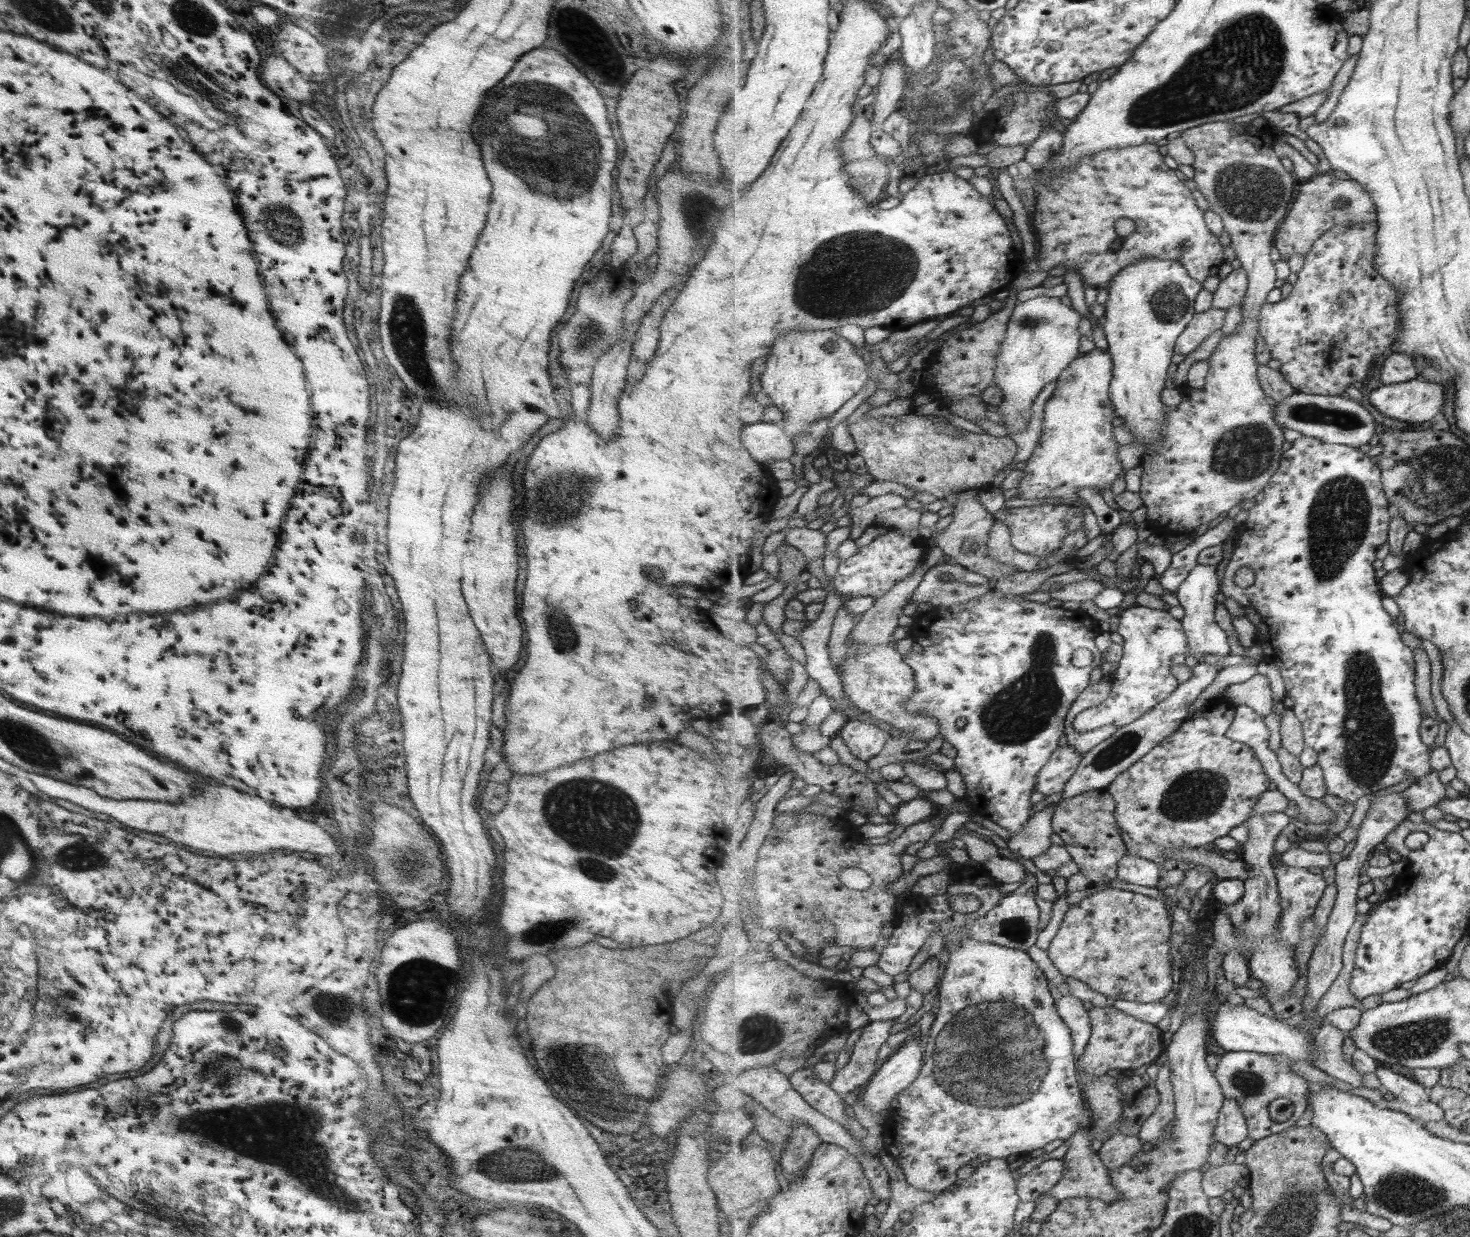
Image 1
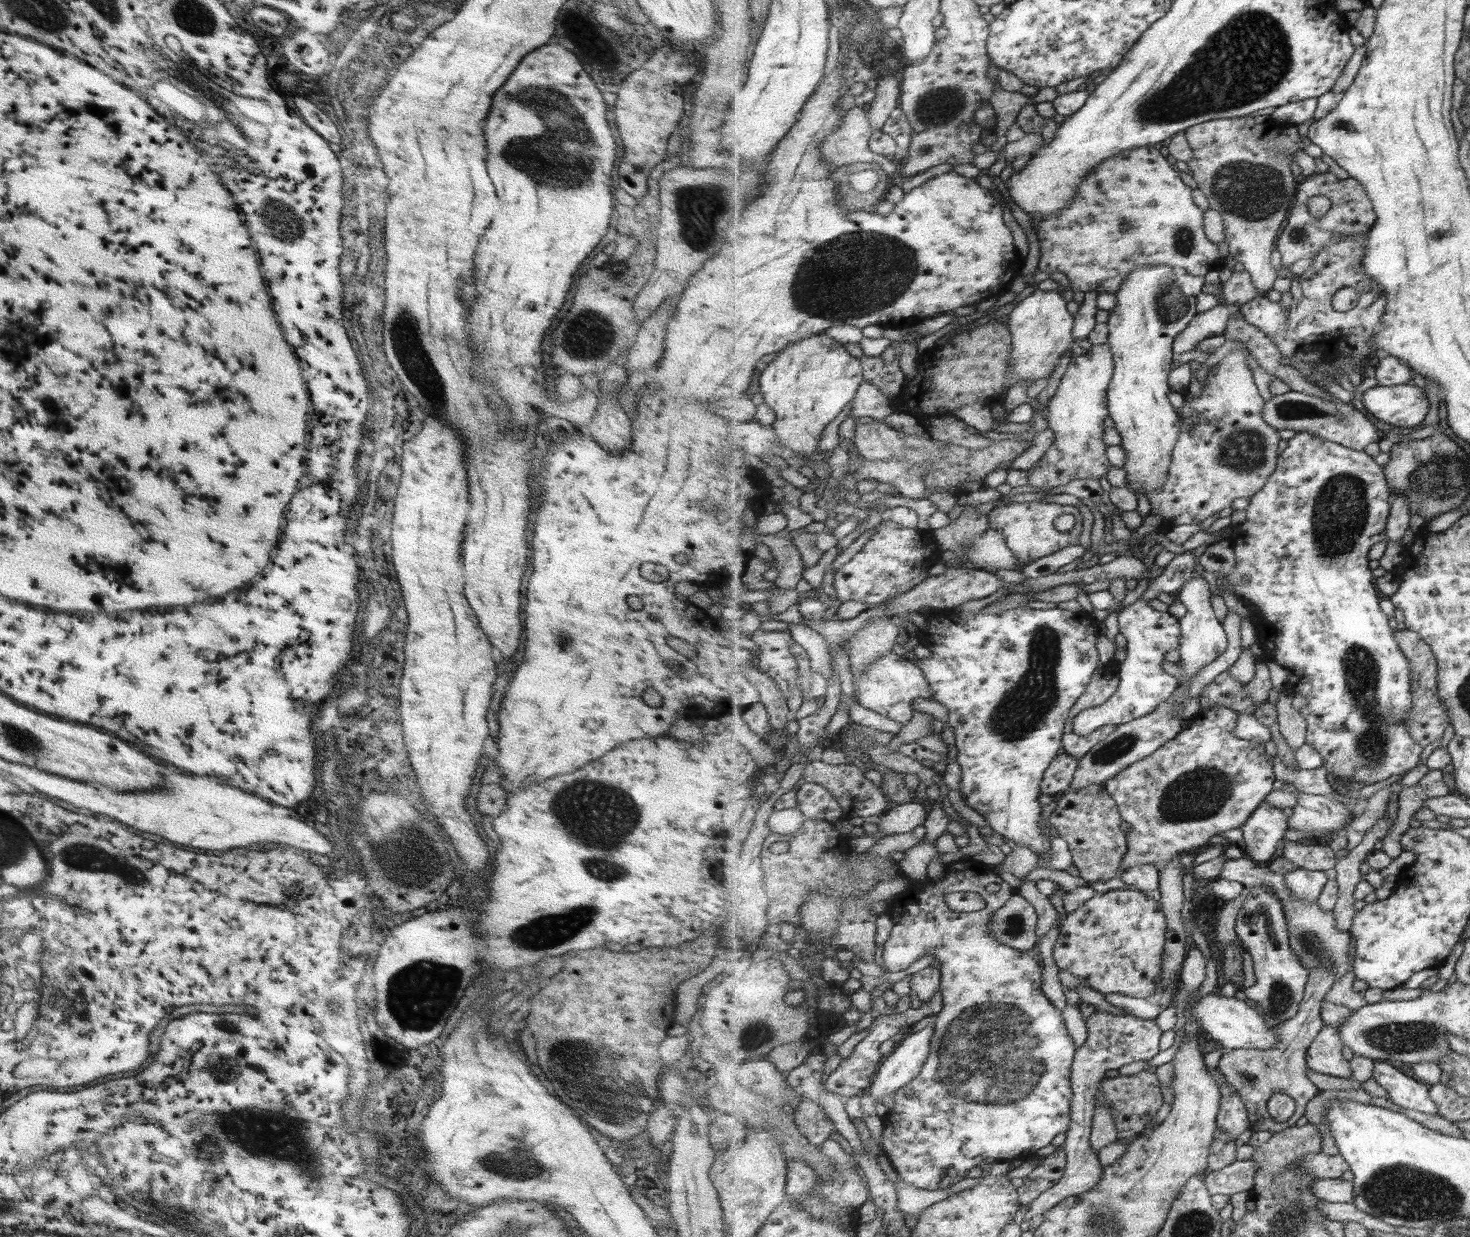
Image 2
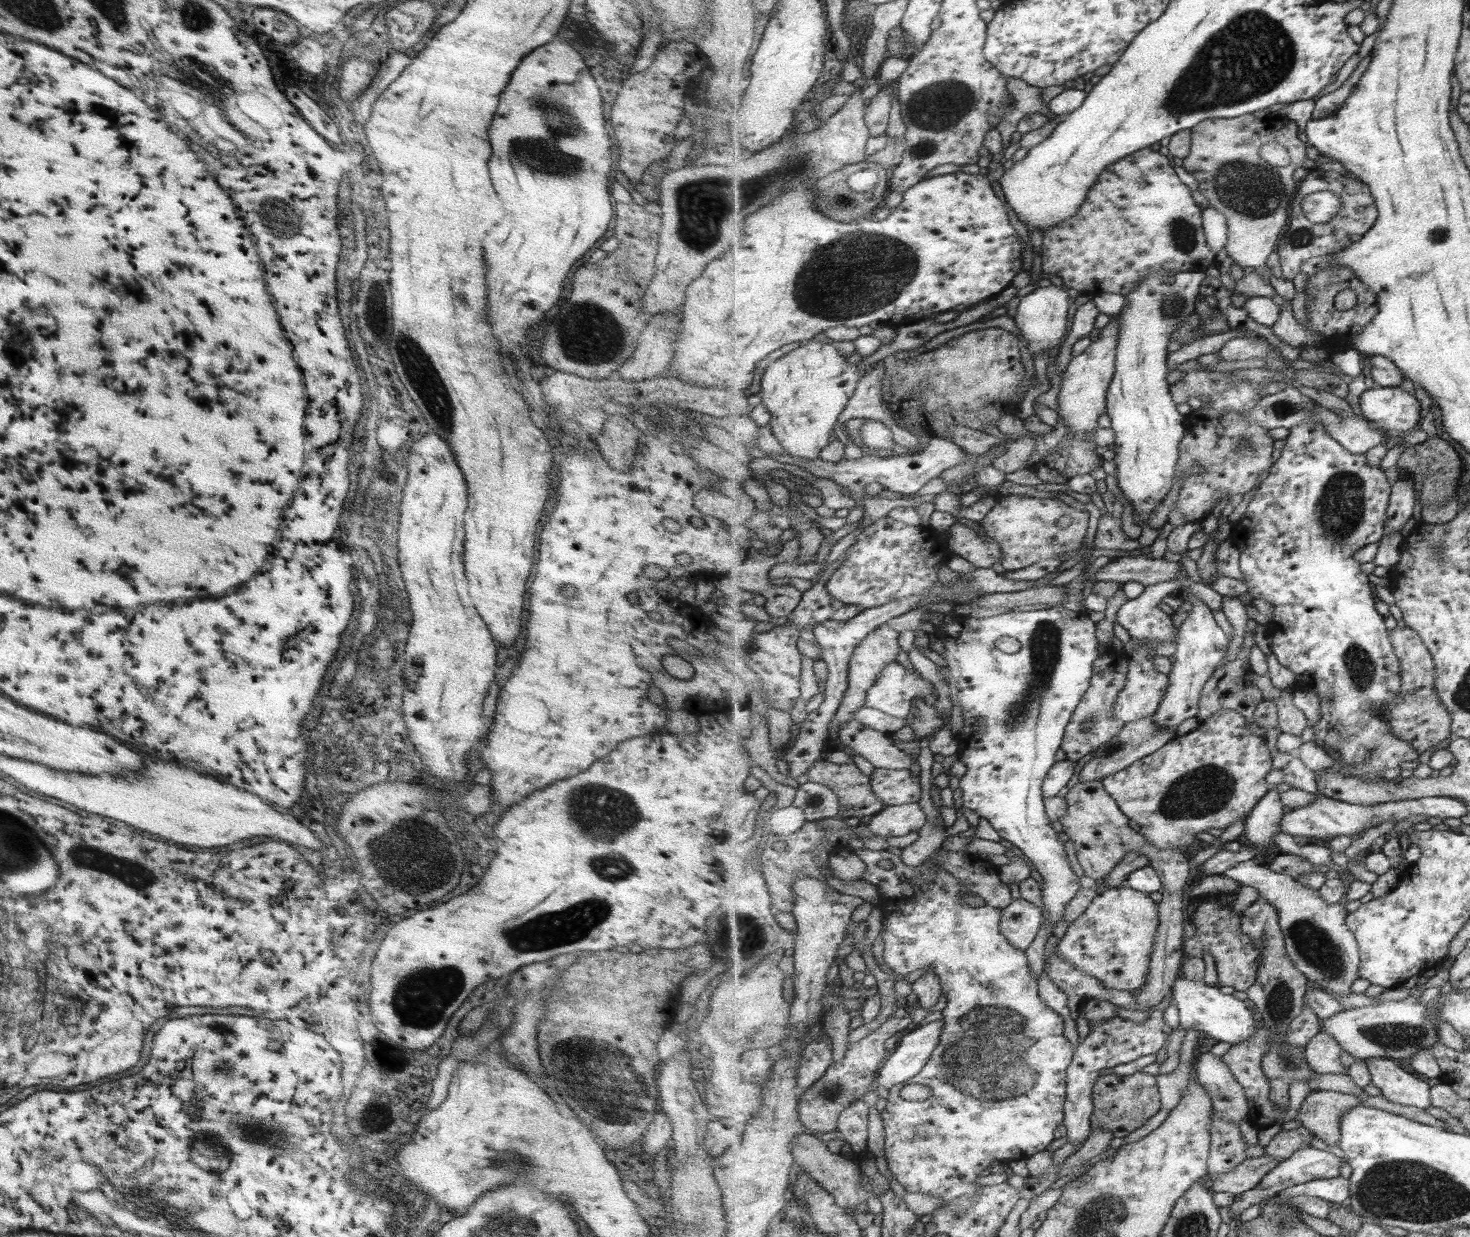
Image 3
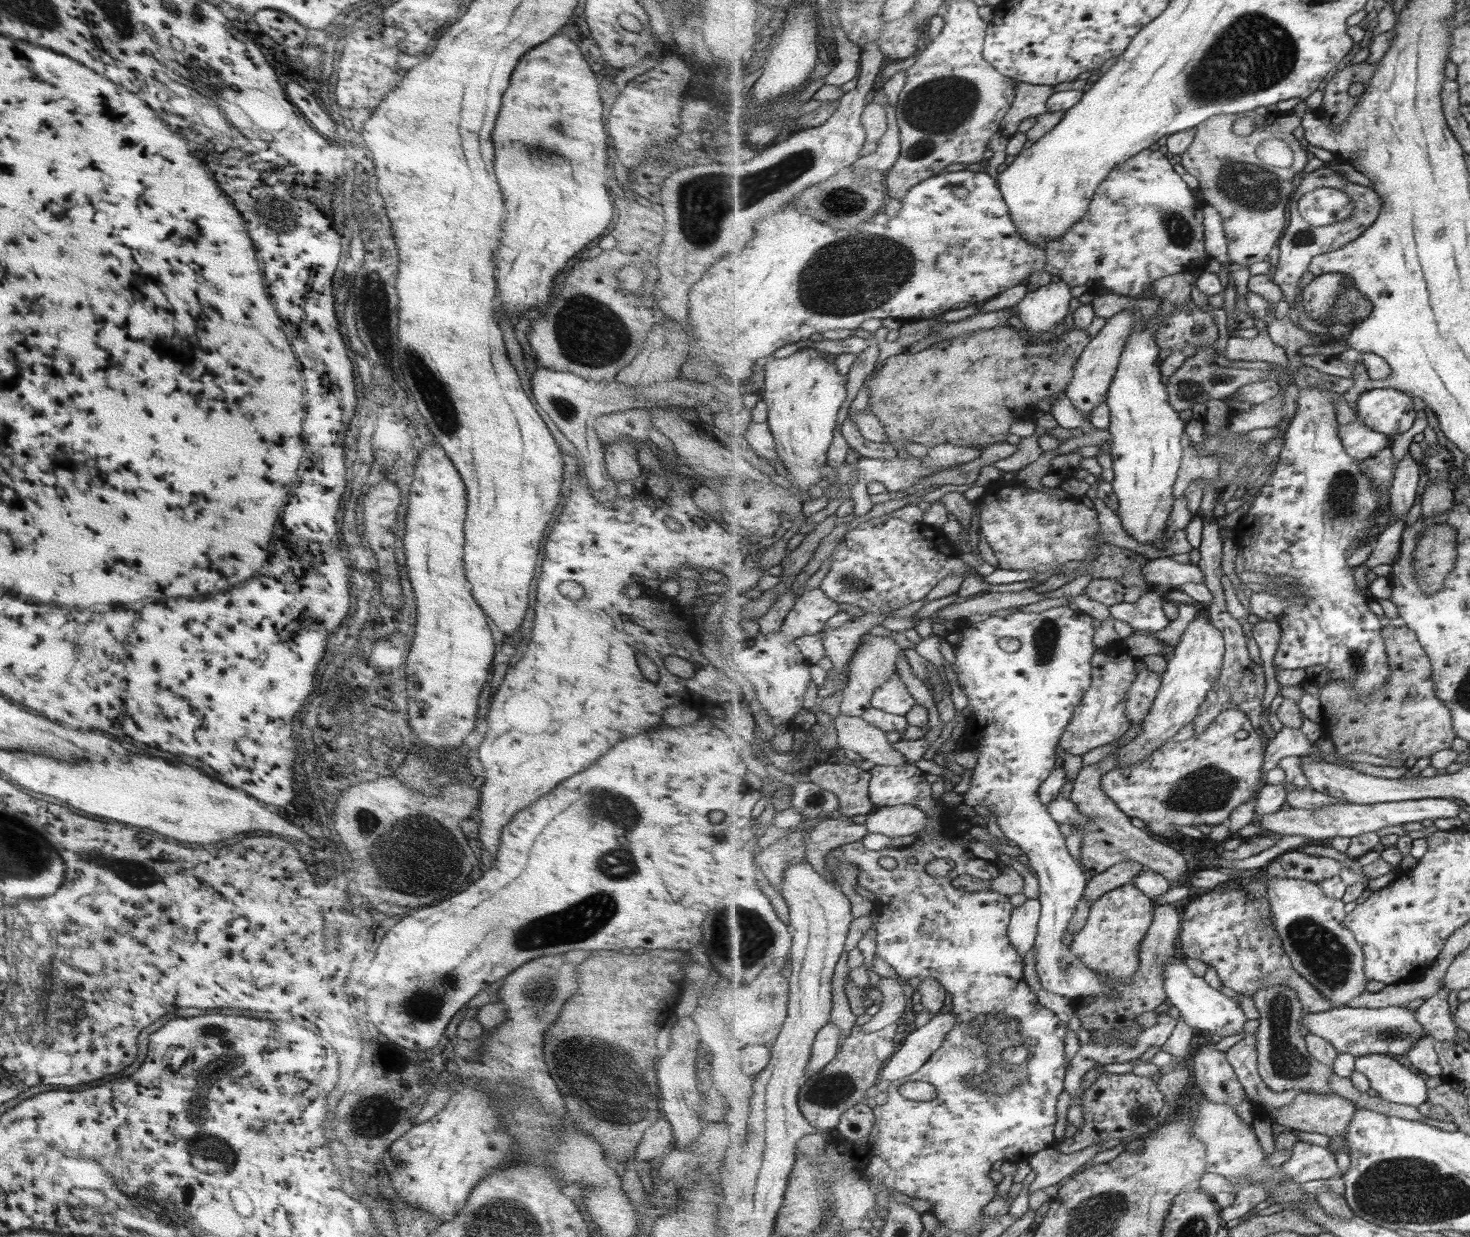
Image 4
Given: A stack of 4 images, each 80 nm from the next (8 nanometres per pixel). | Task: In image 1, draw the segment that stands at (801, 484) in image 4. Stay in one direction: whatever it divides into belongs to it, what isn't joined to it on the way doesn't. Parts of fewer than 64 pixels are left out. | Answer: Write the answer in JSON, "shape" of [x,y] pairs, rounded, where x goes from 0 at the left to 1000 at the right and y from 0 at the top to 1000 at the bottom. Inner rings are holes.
{"shape":[[[566,266],[536,268],[527,276],[522,291],[522,297],[518,302],[518,319],[522,319],[524,327],[532,331],[535,336],[533,345],[539,355],[550,348],[555,340],[567,336],[571,330],[573,330],[573,327],[582,322],[591,307],[590,293],[583,286],[582,281],[579,276],[568,270]]]}

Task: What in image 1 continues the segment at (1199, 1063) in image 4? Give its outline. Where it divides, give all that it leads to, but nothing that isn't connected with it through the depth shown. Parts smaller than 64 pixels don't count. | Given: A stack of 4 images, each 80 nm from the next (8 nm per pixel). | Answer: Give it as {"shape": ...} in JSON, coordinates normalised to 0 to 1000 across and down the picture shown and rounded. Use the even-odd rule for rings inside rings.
{"shape":[[[834,888],[827,913],[828,925],[836,928],[844,925],[850,918],[848,901],[840,888]]]}

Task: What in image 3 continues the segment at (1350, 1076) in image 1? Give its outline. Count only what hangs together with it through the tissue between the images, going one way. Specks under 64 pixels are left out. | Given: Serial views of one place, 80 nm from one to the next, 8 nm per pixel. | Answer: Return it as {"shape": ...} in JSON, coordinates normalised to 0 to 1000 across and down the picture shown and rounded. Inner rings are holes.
{"shape":[[[897,835],[892,842],[889,843],[888,852],[890,862],[897,868],[915,868],[912,852],[912,844],[905,837]]]}

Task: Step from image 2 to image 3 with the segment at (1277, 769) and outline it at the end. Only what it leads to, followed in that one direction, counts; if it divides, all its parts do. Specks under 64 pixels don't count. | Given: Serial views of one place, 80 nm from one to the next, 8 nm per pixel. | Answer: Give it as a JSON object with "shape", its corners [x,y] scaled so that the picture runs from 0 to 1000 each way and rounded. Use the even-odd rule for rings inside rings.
{"shape":[[[869,585],[862,590],[861,595],[865,608],[867,621],[872,624],[873,627],[873,631],[878,636],[889,640],[897,641],[896,628],[899,625],[899,622],[892,622],[882,610],[878,610],[874,608],[870,608],[868,605],[868,600],[871,593],[871,588]]]}

